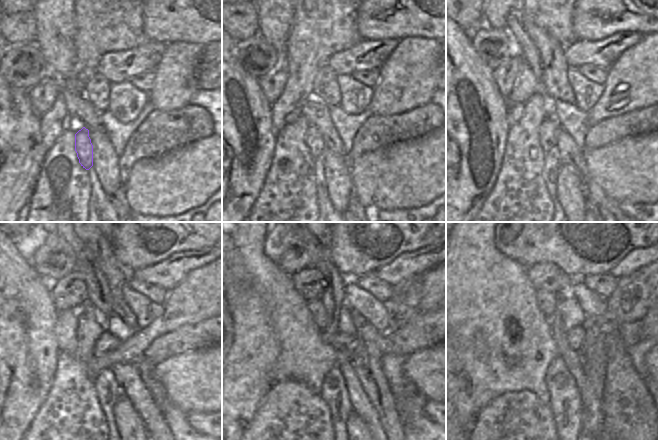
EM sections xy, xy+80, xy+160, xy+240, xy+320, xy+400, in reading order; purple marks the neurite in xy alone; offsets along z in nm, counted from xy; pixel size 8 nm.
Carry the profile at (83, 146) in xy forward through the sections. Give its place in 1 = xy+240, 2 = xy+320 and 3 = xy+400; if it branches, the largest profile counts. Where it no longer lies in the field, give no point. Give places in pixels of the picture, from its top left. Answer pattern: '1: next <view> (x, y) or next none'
1: next xy+240 (106, 343)
2: next xy+320 (340, 341)
3: next xy+400 (574, 337)

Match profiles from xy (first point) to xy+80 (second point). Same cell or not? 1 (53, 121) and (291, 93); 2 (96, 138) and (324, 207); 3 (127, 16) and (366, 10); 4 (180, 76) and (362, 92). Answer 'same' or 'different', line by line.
1: same
2: different
3: different
4: different

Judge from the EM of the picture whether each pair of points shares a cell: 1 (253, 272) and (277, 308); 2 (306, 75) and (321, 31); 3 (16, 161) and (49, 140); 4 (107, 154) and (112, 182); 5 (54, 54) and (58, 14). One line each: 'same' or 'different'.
1: same
2: same
3: different
4: same
5: same

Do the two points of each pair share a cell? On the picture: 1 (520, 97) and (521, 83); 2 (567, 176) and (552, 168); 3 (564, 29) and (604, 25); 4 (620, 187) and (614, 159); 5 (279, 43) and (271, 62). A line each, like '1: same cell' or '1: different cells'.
1: same cell
2: different cells
3: different cells
4: same cell
5: different cells

